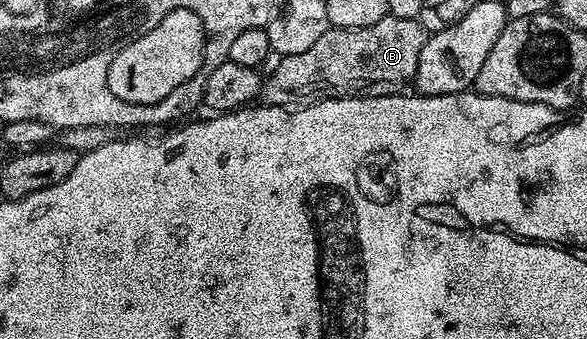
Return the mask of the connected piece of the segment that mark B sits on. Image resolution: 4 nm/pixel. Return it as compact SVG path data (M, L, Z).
M386 16L381 18L381 22L373 22L373 26L361 26L360 28L328 28L325 34L321 34L321 38L317 38L317 42L313 42L313 46L309 46L309 50L304 50L301 54L289 54L282 57L278 61L279 65L272 70L271 73L266 73L263 81L263 90L261 93L261 100L264 105L274 106L276 108L289 108L292 109L296 106L305 104L316 104L322 100L340 100L346 96L394 96L402 93L403 88L412 83L415 79L415 71L417 70L417 58L421 58L421 48L425 46L428 33L424 32L418 20L410 20L409 18L393 18Z

